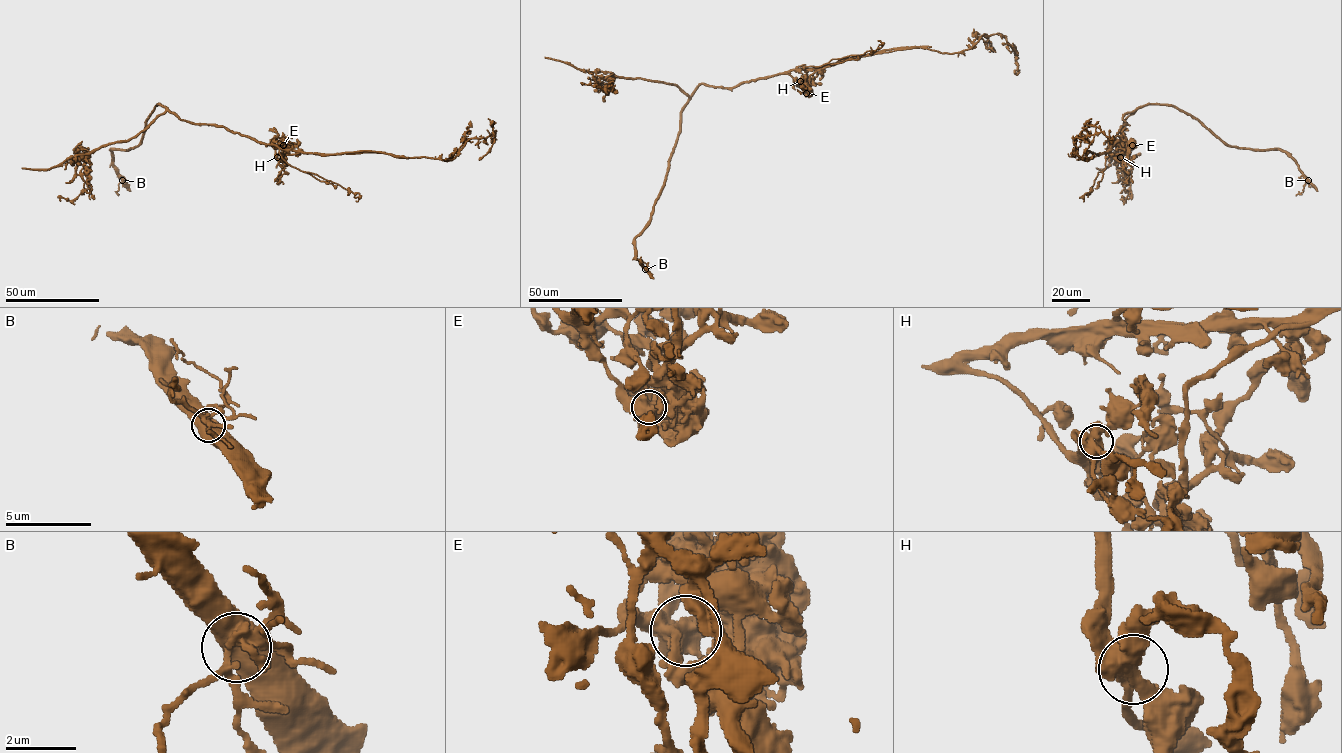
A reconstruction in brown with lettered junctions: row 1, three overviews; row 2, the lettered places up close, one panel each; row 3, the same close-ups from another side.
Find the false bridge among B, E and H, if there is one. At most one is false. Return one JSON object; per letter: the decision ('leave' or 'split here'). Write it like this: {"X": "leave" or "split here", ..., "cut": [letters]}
{"B": "leave", "E": "split here", "H": "leave", "cut": ["E"]}

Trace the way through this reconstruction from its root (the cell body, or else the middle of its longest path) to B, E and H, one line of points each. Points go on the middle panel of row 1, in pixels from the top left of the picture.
B: (762, 78), (728, 88), (700, 84), (681, 110), (666, 181), (651, 221), (634, 239), (635, 255), (645, 269)
E: (762, 78), (788, 74), (806, 93)
H: (762, 78), (788, 74), (796, 82), (800, 81)

